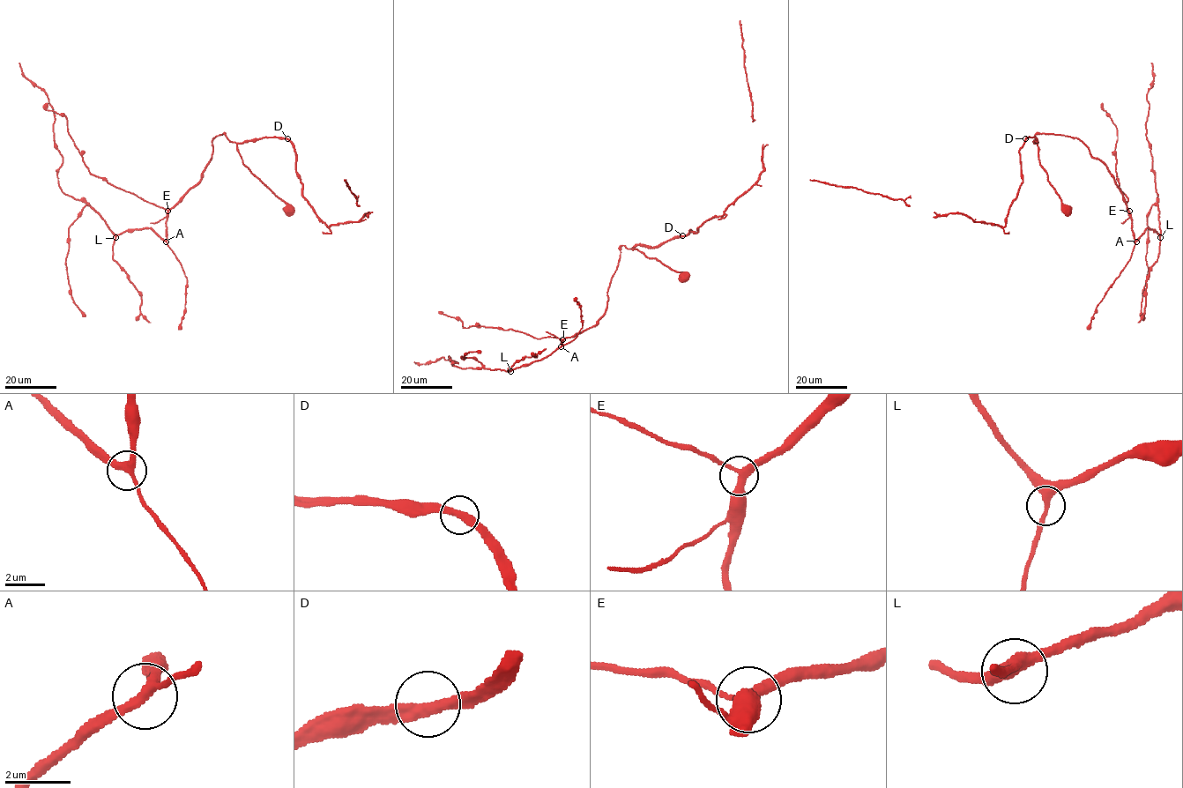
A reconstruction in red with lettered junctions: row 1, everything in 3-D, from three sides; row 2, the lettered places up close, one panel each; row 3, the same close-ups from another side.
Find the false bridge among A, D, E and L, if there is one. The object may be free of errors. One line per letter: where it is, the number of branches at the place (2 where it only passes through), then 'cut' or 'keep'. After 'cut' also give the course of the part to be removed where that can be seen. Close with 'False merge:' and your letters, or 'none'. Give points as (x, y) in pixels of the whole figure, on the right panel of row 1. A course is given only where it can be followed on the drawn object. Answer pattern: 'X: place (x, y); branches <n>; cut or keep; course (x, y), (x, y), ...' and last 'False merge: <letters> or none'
A: place (1136, 241); branches 3; keep
D: place (1025, 138); branches 2; keep
E: place (1129, 211); branches 3; keep
L: place (1160, 237); branches 2; keep
False merge: none

